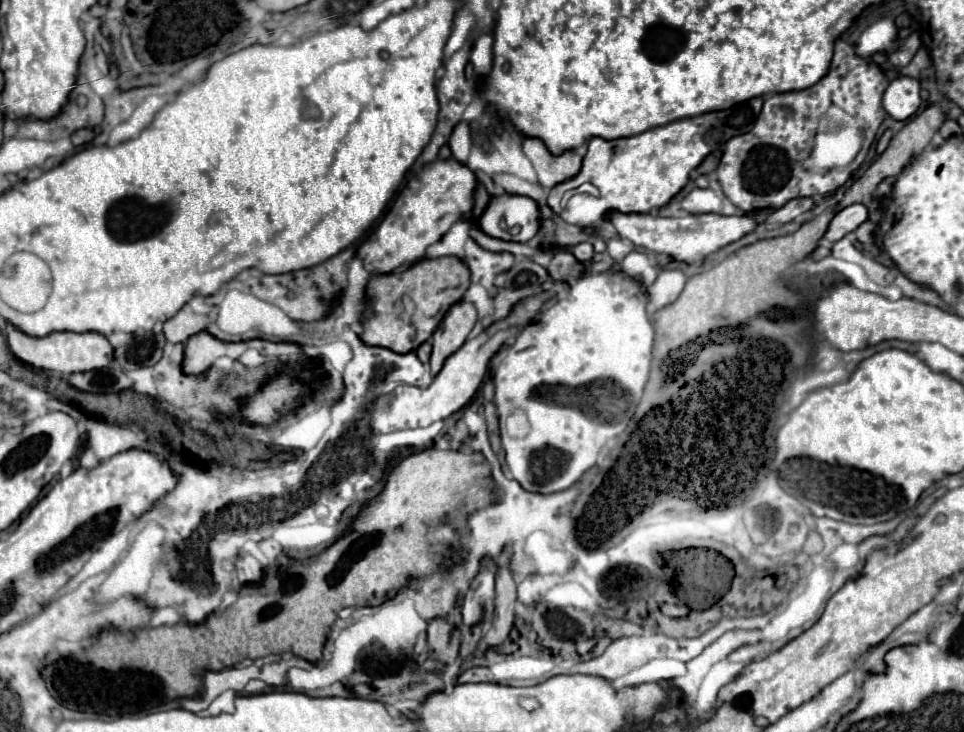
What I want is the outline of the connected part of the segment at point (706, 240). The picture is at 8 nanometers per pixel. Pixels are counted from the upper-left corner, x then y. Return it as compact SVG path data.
M611 211L605 217L617 231L617 235L621 239L631 241L637 247L649 249L653 253L663 253L673 257L679 263L695 263L695 261L703 261L709 253L723 249L735 241L739 241L741 237L745 237L747 233L755 231L755 227L759 225L759 219L753 215L741 215L741 217L723 217L723 215L687 215L687 217L677 217L677 219L661 219L661 217L651 217L651 215L625 215L619 211Z

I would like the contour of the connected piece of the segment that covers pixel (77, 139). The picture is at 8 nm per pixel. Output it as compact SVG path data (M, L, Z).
M81 129L81 131L75 131L75 133L71 135L71 143L73 143L75 147L81 147L81 145L91 143L93 137L95 137L95 133L93 133L91 129Z

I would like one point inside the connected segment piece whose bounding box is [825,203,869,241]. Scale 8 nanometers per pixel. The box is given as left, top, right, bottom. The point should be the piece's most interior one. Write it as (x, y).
(848, 220)

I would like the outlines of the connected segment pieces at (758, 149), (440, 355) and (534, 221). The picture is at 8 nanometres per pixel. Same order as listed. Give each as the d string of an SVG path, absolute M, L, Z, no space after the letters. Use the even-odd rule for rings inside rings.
M839 39L835 43L831 69L817 85L803 91L779 93L765 99L763 111L757 117L755 127L749 133L737 135L725 143L725 151L715 171L715 177L721 183L727 199L745 213L761 213L779 209L787 201L797 197L827 195L839 189L849 179L849 175L863 163L879 131L879 125L885 119L881 97L887 85L887 75L883 85L883 71L871 59L867 61L863 57L857 57L855 49ZM831 105L849 111L861 121L863 147L847 167L815 173L805 169L805 159L813 151L813 135L817 135L817 121Z
M459 301L449 309L443 323L433 333L433 353L431 353L431 361L429 361L431 375L437 375L437 371L441 371L441 367L443 367L445 359L449 355L453 355L453 351L457 351L467 341L467 335L477 325L477 321L479 321L479 317L477 317L473 303Z
M511 193L491 197L489 205L485 207L485 211L477 221L471 217L465 217L465 221L477 225L489 237L497 237L503 241L521 241L521 243L533 239L541 229L539 205L525 195L511 195ZM503 217L507 221L507 229L501 229L499 225ZM515 225L521 227L519 235L509 233L509 229Z

